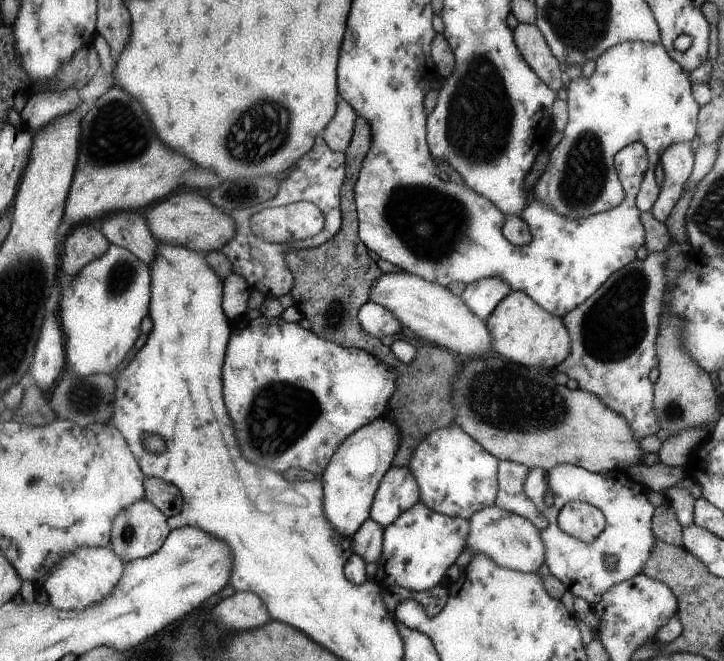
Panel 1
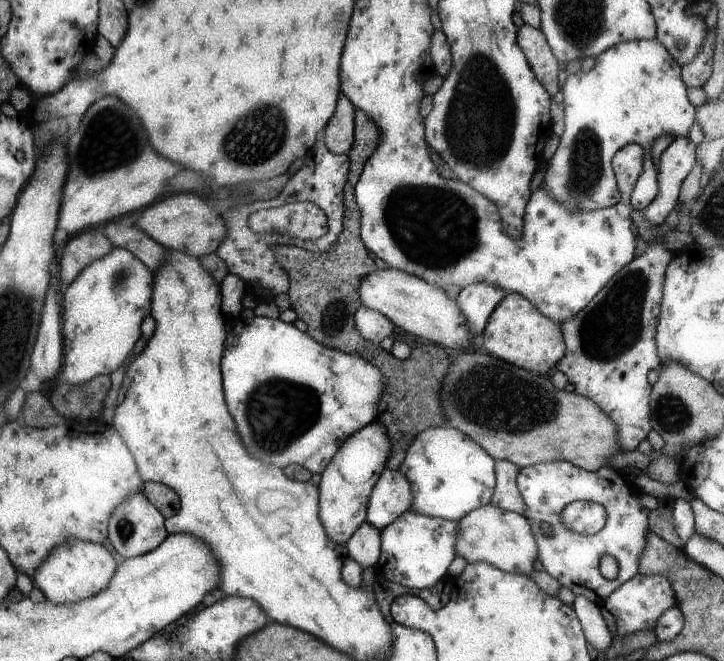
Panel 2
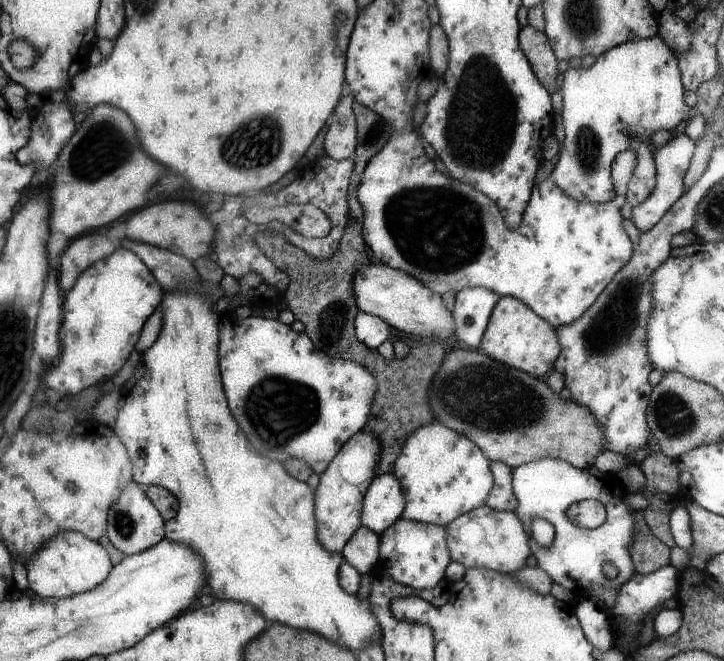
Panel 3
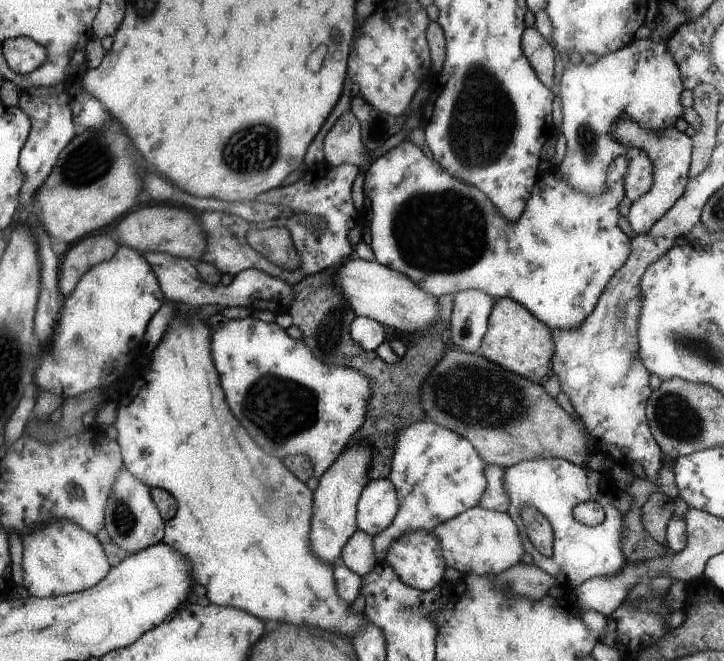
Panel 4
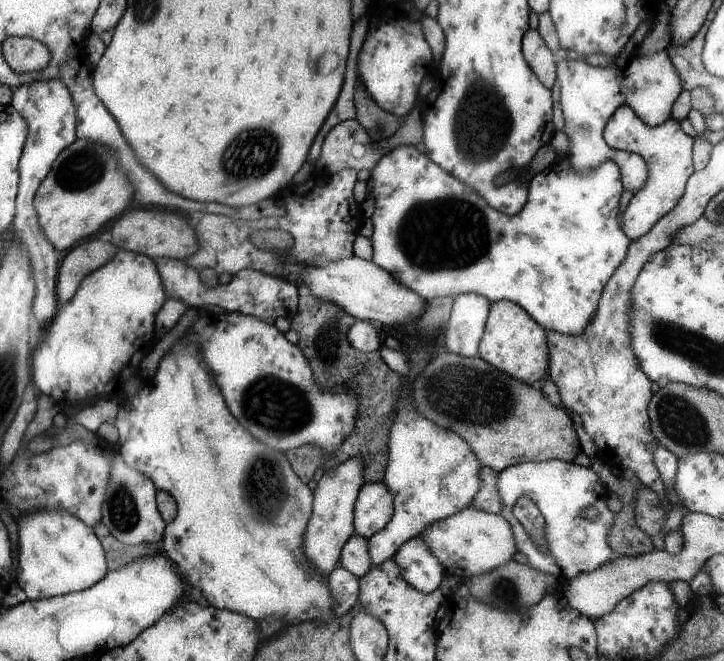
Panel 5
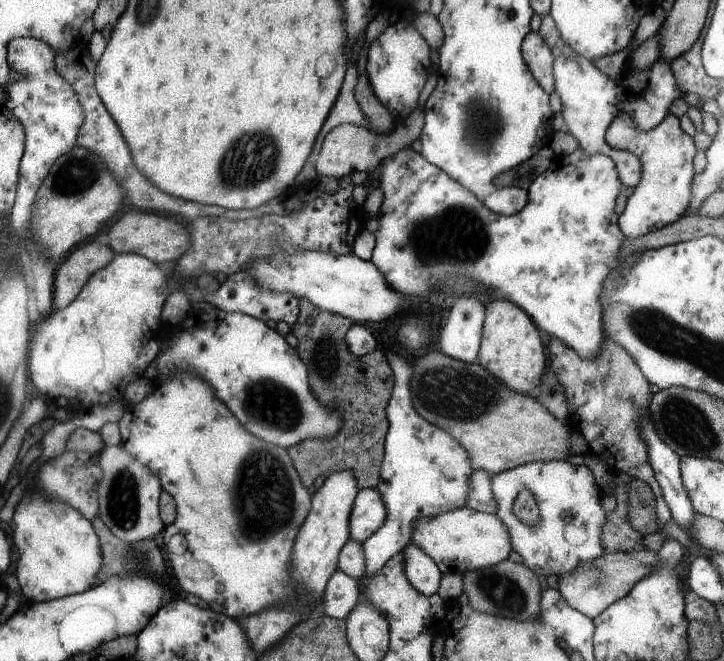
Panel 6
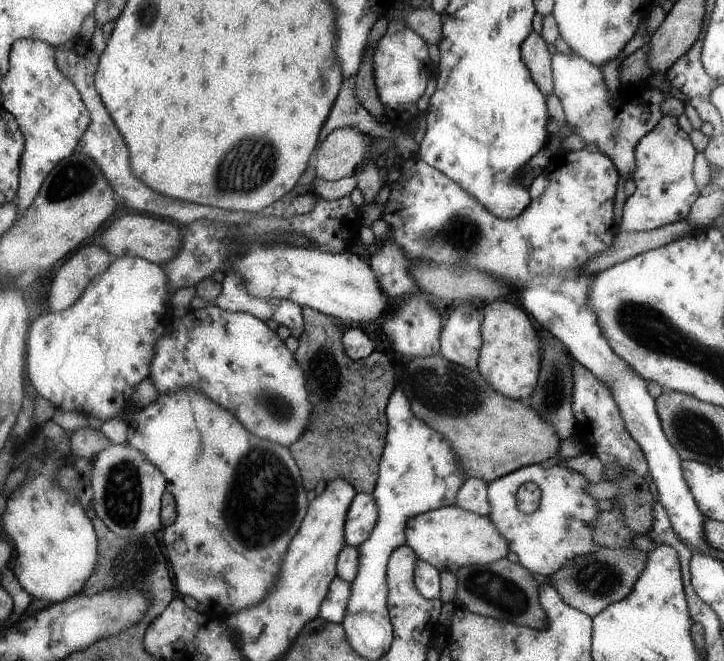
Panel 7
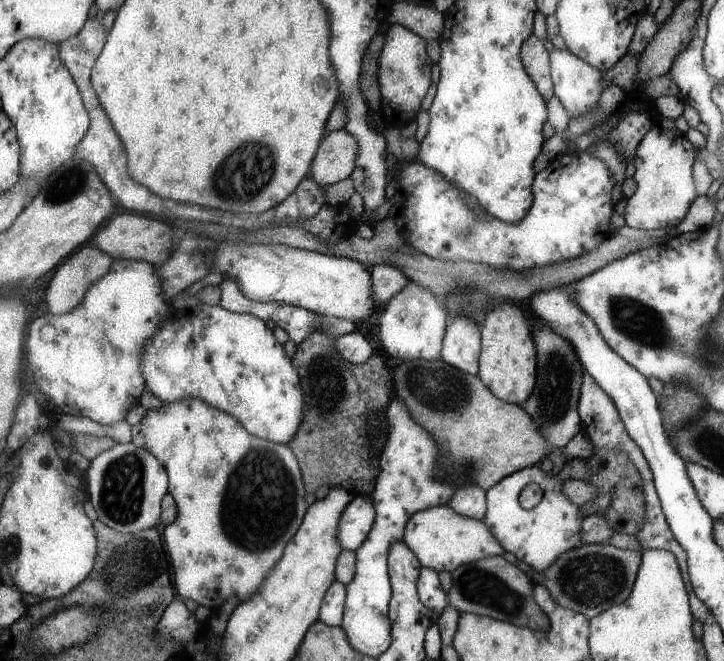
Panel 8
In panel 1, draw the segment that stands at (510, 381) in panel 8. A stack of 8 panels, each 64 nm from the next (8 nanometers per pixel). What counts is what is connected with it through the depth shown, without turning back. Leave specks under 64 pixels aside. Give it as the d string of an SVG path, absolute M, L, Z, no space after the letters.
M525 292L507 294L489 314L485 324L493 338L491 352L513 364L519 364L531 370L537 370L541 366L553 370L571 354L571 336L565 328L565 322L561 322L561 318L537 306L537 302L533 302Z

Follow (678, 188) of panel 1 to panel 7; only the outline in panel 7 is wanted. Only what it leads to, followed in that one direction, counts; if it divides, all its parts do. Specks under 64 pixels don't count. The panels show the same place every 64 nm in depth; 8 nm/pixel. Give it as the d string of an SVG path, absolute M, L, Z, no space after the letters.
M661 116L659 122L635 144L635 192L623 204L619 230L651 232L687 218L691 204L703 194L693 182L693 160L699 146L693 146L689 134L679 130L673 116Z

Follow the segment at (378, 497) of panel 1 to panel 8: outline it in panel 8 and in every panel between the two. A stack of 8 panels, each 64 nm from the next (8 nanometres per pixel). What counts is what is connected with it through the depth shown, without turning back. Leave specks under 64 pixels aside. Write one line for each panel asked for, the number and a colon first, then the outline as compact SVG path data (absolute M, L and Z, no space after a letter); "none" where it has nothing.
2: M383 470L367 500L365 522L373 524L377 530L383 530L399 514L409 510L411 504L413 494L405 474L399 470Z
3: M393 474L375 476L363 496L361 526L383 534L405 510L405 494L399 480Z
4: M389 478L369 480L357 502L357 530L377 536L385 530L399 510L399 498Z
5: M385 482L363 484L355 500L353 512L355 512L353 518L355 534L369 540L373 534L383 530L389 524L391 516L395 514L393 498L387 490L387 484Z
6: M377 488L359 490L349 516L349 540L365 542L375 530L383 526L387 518L387 508L381 500Z
7: M355 494L343 520L343 544L359 548L377 522L377 506L373 494Z
8: M353 496L353 500L339 514L335 538L341 550L355 552L367 538L375 522L375 508L369 496Z

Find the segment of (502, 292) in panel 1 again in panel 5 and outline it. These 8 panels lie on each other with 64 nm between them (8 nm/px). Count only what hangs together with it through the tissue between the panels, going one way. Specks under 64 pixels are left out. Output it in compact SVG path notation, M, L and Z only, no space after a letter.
M457 294L451 308L451 318L445 328L443 344L447 352L471 356L479 354L479 342L485 332L491 300L481 294Z

